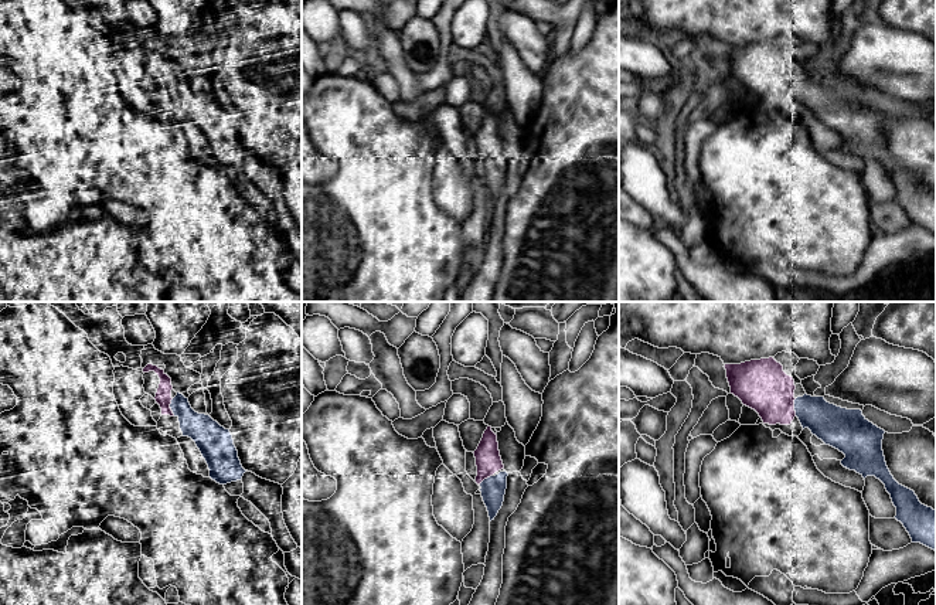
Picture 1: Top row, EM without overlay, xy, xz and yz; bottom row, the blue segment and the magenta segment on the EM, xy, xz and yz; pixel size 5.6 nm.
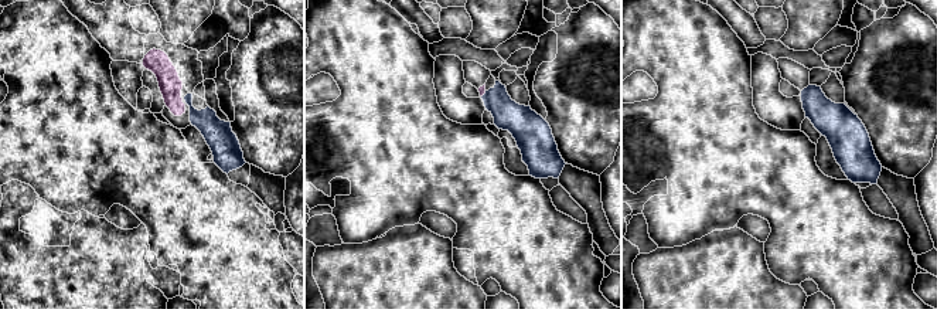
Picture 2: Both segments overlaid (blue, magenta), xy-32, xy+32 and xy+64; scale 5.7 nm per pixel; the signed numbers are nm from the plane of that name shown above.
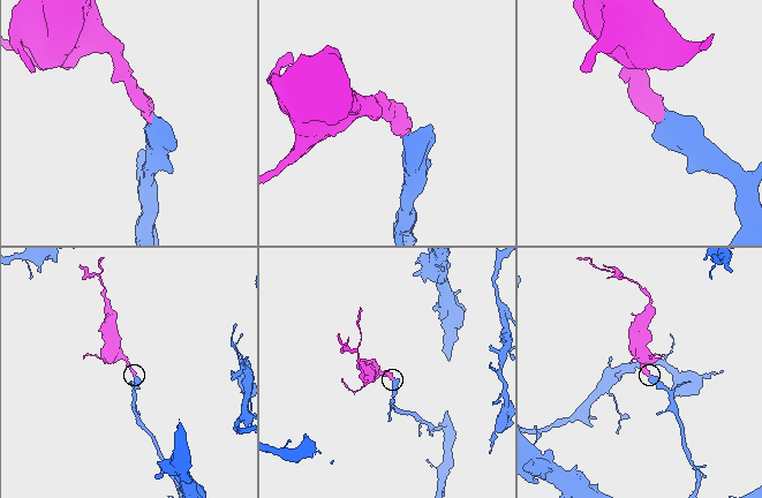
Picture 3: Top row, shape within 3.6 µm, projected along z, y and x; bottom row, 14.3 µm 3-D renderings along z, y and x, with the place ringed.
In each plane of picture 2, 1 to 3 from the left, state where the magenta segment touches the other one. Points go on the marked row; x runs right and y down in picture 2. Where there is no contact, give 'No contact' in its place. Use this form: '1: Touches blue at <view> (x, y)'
1: No contact
2: Touches blue at xy+32 (484, 94)
3: No contact

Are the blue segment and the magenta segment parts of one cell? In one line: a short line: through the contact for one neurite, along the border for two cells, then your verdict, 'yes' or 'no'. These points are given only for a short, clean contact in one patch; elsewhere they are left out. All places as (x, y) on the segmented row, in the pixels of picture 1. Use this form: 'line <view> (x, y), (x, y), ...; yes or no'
yes

